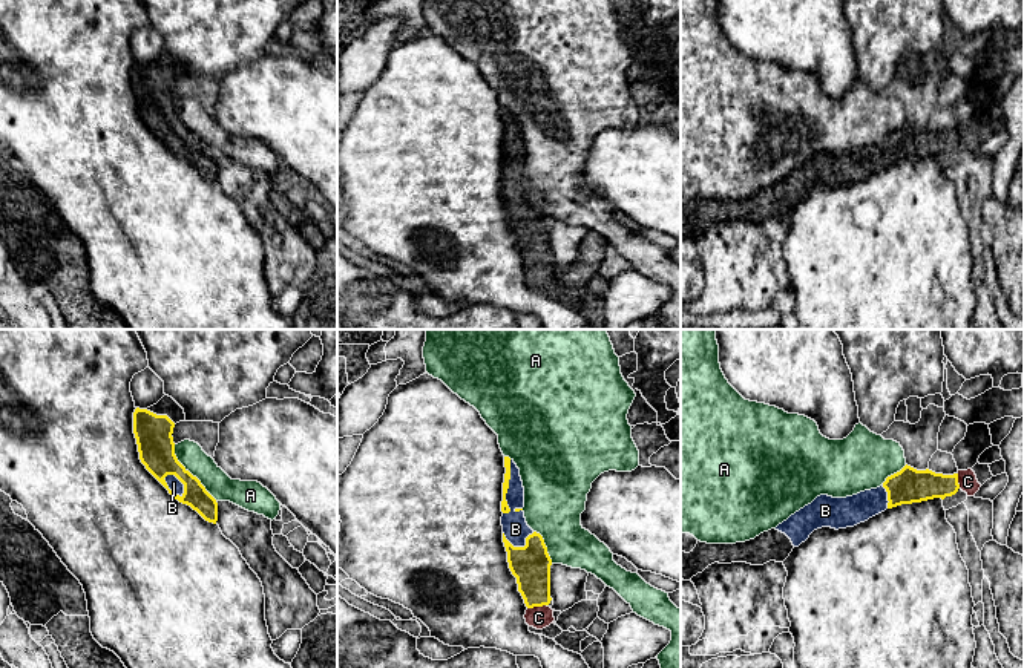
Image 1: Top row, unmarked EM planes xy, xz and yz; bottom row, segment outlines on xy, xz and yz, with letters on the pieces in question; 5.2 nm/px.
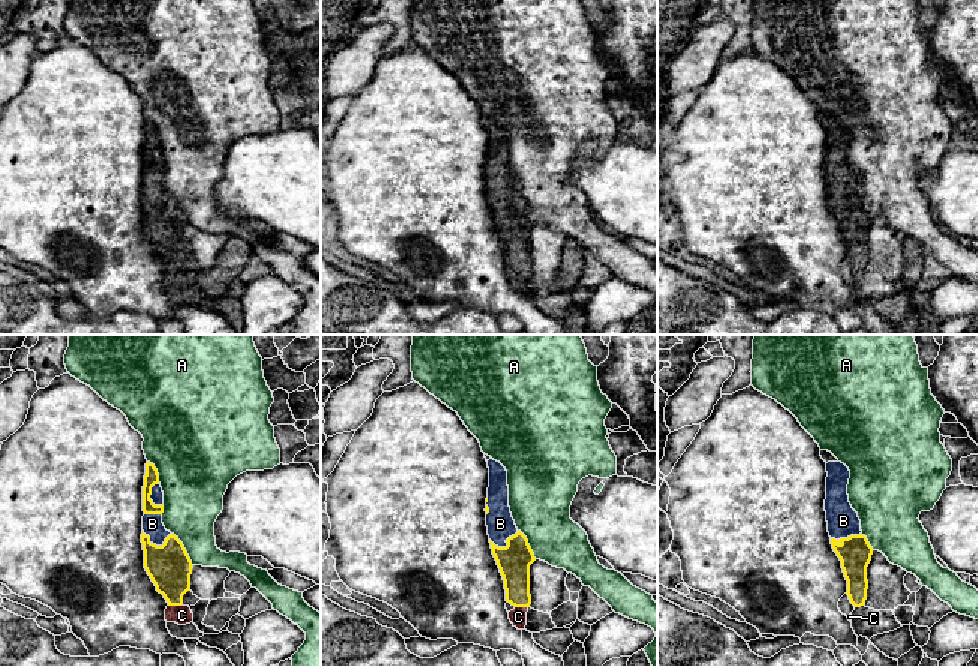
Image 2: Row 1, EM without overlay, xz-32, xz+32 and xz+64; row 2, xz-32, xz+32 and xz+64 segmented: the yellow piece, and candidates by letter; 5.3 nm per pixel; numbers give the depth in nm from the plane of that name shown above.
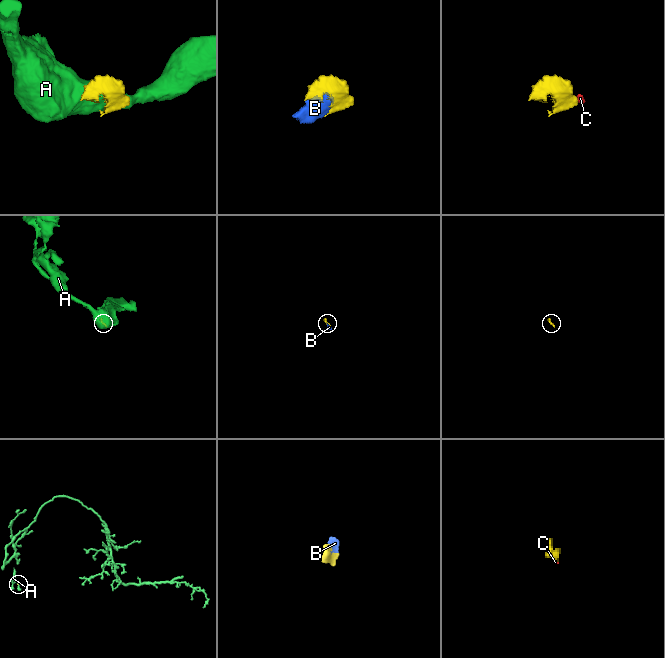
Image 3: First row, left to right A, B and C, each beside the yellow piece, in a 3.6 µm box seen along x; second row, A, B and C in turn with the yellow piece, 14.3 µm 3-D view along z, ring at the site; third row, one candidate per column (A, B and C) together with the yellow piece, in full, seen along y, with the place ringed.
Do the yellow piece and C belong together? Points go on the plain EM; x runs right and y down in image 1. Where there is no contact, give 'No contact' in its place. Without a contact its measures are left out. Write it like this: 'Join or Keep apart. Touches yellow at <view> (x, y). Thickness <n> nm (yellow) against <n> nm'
Join. Touches yellow at xz (537, 262). Thickness 200 nm (yellow) against 120 nm

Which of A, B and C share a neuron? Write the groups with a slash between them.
A / B C

